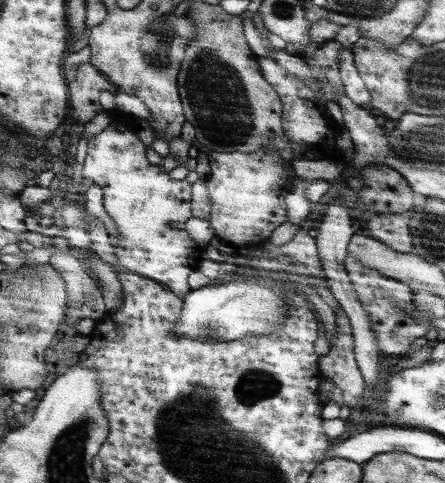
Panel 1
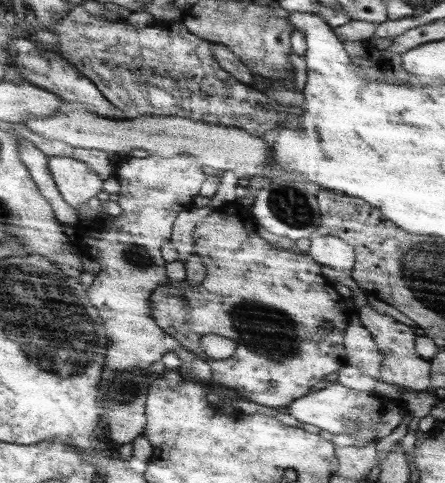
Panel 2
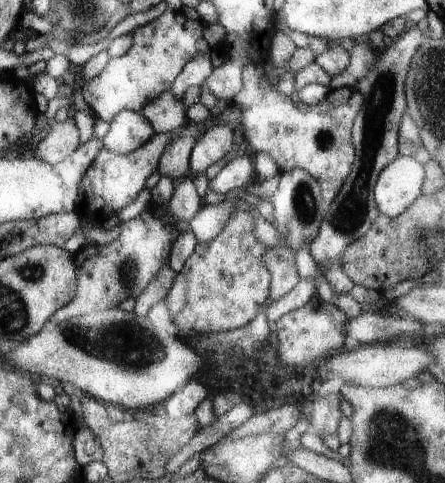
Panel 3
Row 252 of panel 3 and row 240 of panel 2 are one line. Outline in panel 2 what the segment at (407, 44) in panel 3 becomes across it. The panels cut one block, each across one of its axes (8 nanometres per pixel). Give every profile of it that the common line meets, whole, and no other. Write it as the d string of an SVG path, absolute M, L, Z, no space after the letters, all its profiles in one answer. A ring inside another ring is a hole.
M313 234L311 236L311 248L309 248L309 256L313 260L317 260L323 266L329 266L333 270L351 274L353 266L355 266L355 256L353 256L353 248L341 238L341 236L321 236L321 234Z

